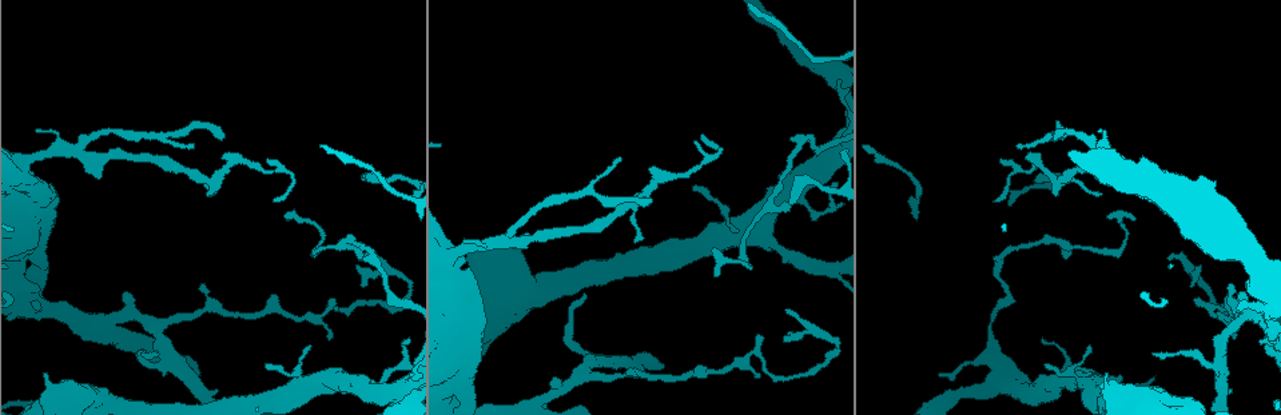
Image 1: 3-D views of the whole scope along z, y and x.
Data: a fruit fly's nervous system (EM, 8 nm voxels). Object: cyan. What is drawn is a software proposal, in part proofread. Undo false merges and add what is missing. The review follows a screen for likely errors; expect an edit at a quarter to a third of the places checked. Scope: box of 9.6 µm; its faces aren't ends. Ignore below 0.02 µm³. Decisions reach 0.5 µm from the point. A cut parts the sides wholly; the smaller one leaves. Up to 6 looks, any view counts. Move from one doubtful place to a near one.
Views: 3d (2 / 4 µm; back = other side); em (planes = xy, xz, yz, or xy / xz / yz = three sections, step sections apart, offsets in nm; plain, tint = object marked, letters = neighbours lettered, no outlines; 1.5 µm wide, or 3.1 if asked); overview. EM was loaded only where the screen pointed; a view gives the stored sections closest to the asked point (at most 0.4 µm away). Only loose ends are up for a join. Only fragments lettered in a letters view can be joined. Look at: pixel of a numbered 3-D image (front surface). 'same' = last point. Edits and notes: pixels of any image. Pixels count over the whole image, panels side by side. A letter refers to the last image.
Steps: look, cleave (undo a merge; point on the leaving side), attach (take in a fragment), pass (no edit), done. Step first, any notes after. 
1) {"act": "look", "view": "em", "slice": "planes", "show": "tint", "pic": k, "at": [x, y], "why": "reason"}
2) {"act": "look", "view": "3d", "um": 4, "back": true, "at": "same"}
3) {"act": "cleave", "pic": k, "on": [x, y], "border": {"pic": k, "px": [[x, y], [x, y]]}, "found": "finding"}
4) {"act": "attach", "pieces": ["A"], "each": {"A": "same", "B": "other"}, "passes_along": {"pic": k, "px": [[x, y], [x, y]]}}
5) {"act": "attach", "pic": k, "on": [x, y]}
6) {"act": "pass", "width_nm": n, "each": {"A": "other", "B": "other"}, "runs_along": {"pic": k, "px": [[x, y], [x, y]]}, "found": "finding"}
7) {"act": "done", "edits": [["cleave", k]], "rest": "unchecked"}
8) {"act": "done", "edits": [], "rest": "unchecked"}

{"act": "look", "view": "em", "slice": "planes", "show": "letters", "pic": 1, "at": [759, 334], "why": "an open end"}

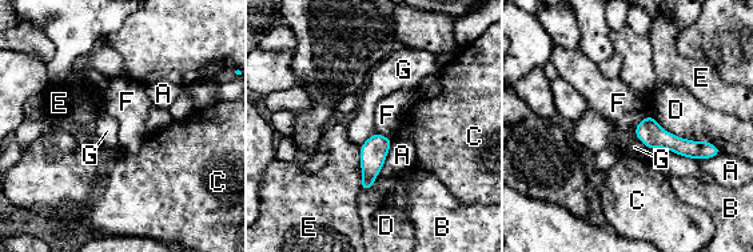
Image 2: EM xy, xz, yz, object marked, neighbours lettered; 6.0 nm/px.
{"act": "pass", "width_nm": 150, "each": {"A": "other", "B": "other", "C": "other", "D": "other", "E": "other", "F": "other", "G": "other"}, "found": "none of them fits"}

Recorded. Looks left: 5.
{"act": "look", "view": "em", "slice": "planes", "show": "letters", "pic": 1, "at": [36, 132], "why": "branch stops here"}

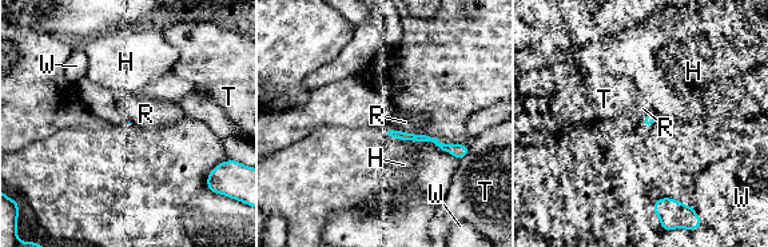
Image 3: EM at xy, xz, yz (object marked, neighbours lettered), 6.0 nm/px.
{"act": "pass", "longest_contact_nm": ["R", 100], "each": {"H": "other", "R": "other", "T": "other", "W": "other"}, "found": "none of them fits"}

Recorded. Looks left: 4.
{"act": "look", "view": "3d", "um": 4, "pic": 1, "at": [697, 141], "why": "thin end"}

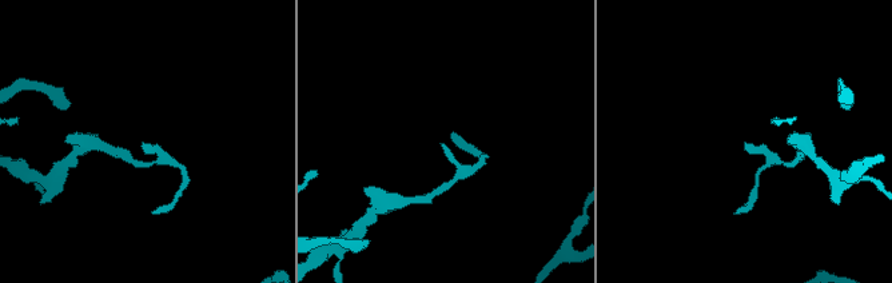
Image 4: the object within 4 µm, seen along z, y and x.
{"act": "look", "view": "em", "slice": "yz", "step": 4, "show": "plain", "pic": 4, "at": [444, 144], "why": "now the EM"}

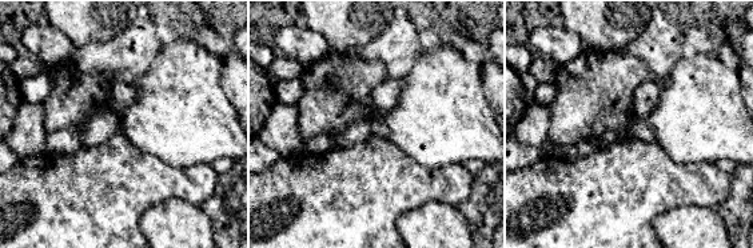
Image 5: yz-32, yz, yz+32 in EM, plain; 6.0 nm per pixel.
{"act": "look", "view": "em", "slice": "yz", "step": 4, "show": "letters", "at": "same", "why": "see the neighbours"}

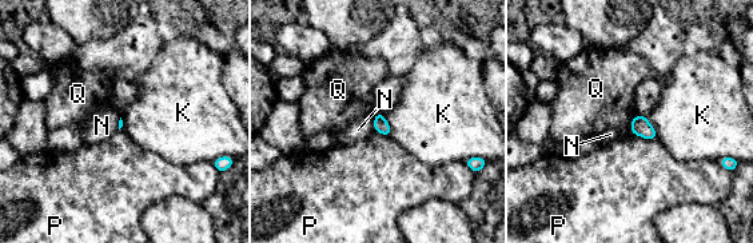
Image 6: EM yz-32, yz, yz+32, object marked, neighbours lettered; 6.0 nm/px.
{"act": "pass", "longest_contact_nm": ["K", 160], "each": {"K": "other", "N": "other", "P": "other", "Q": "other"}, "border": {"pic": 6, "px": [[637, 115], [630, 123], [632, 134]]}, "found": "no lettered fragment goes on from it"}

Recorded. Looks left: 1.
{"act": "done", "edits": [], "rest": "unchecked"}

